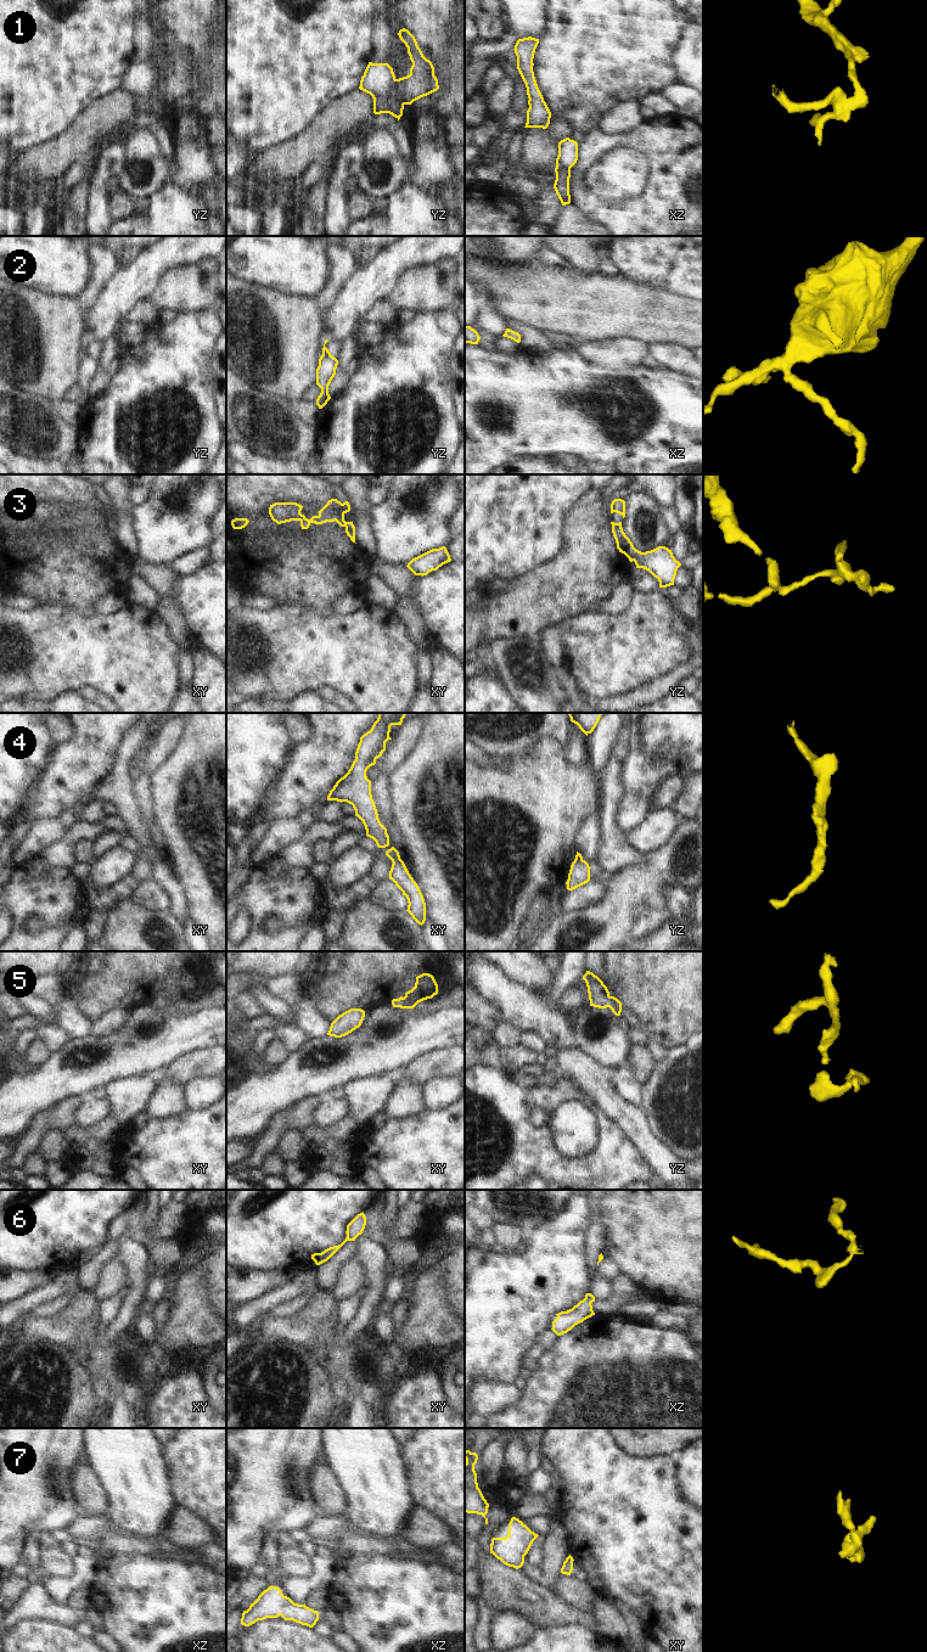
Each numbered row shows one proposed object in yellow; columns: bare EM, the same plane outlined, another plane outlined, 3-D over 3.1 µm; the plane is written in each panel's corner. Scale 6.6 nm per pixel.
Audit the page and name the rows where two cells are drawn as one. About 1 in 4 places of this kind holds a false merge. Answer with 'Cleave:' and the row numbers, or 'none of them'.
Cleave: 1

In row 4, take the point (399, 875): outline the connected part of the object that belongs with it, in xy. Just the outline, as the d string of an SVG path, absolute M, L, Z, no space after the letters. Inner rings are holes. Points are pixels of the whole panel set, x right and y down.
M394 847L388 849L386 855L393 862L389 871L389 880L392 880L406 897L409 903L406 911L422 926L426 921L426 903L417 883L409 873L404 861L400 859L399 852Z

